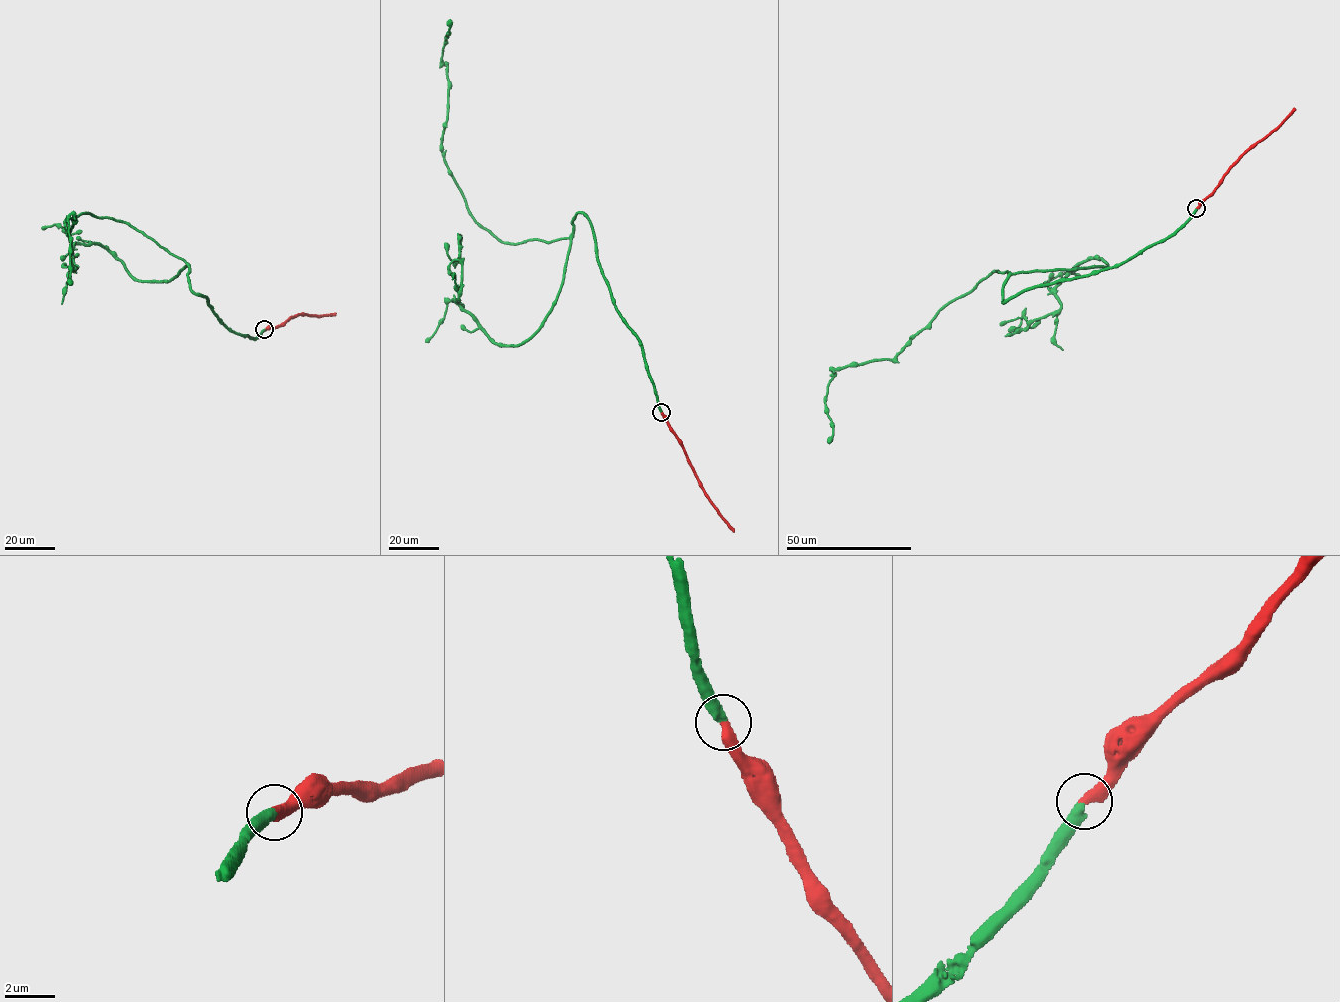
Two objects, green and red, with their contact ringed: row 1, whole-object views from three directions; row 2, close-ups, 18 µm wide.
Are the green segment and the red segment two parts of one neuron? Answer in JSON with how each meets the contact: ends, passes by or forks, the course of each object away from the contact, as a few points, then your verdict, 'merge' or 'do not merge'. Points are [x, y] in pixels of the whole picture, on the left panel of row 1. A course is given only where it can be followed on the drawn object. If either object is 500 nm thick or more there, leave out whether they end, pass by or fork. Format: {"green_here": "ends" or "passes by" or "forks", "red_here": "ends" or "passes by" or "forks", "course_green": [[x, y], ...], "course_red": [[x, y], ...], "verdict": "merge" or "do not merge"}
{"green_here": "ends", "red_here": "ends", "course_green": [[264, 329], [226, 327], [191, 290], [188, 264], [108, 217], [65, 220], [70, 232], [74, 215], [70, 284]], "course_red": [[264, 329], [298, 315], [318, 317], [335, 313]], "verdict": "merge"}

